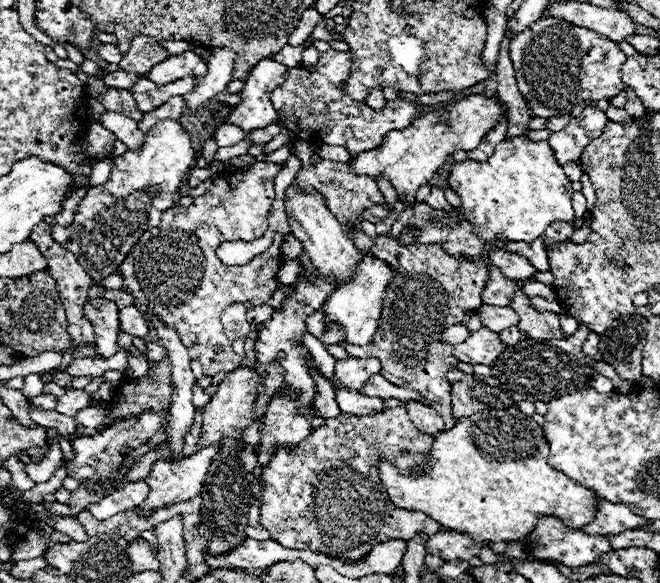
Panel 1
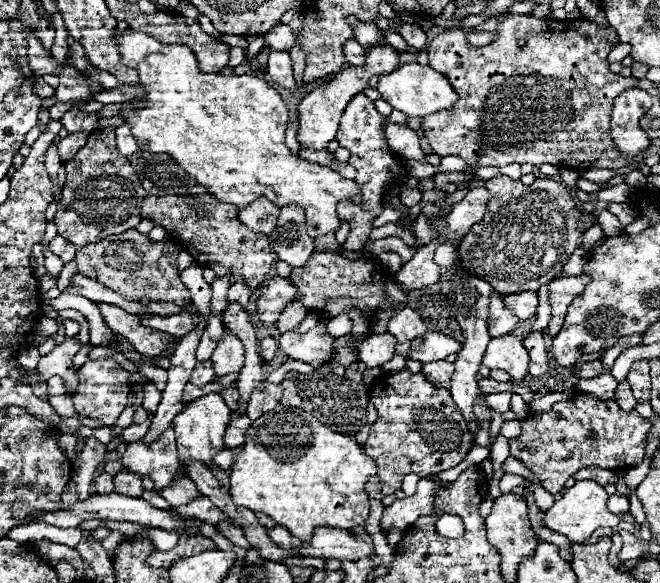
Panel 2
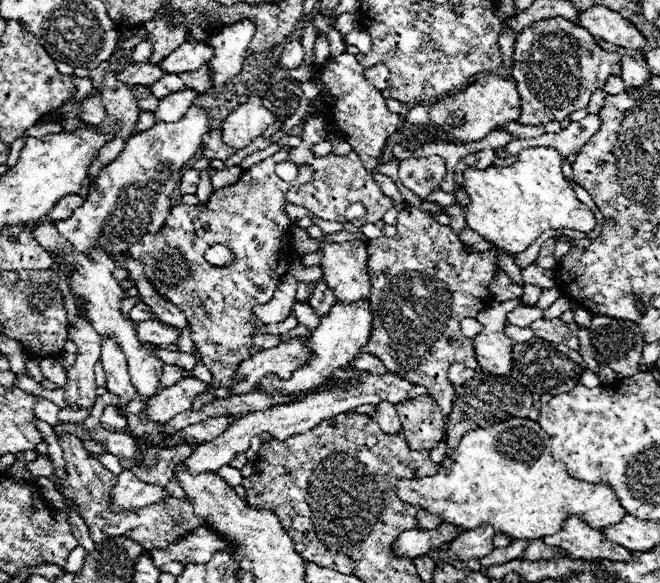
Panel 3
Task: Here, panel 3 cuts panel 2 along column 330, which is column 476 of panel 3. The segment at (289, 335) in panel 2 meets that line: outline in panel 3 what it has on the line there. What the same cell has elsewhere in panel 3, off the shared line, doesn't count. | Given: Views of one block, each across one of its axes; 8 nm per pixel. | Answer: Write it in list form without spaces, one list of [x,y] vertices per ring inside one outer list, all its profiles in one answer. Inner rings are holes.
[[[518,298],[506,302],[492,302],[476,316],[484,324],[482,334],[474,338],[476,360],[482,370],[488,370],[492,374],[510,374],[514,344],[510,344],[510,340],[506,340],[504,336],[504,318],[510,310],[518,306]]]

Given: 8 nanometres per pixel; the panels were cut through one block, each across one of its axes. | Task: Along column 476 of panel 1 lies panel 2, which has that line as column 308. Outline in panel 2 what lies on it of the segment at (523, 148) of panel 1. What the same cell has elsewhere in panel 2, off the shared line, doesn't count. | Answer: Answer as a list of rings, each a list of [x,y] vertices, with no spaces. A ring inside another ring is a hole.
[[[128,30],[126,34],[122,36],[114,36],[114,42],[118,44],[120,48],[120,54],[122,54],[122,60],[126,66],[134,68],[140,76],[140,84],[146,88],[146,98],[142,102],[146,102],[146,108],[142,110],[124,110],[122,116],[126,118],[126,122],[130,124],[132,128],[132,134],[136,136],[138,144],[140,144],[140,150],[144,152],[152,152],[152,154],[170,154],[192,178],[196,178],[208,192],[212,192],[218,200],[222,202],[228,202],[228,204],[234,204],[238,208],[244,208],[244,204],[252,204],[252,200],[256,200],[258,196],[264,196],[268,200],[272,200],[278,208],[284,208],[288,204],[296,204],[300,208],[304,208],[304,216],[306,216],[306,222],[310,226],[310,236],[312,238],[320,238],[320,236],[326,236],[326,234],[334,234],[338,228],[340,228],[340,216],[336,212],[336,206],[340,200],[352,200],[352,202],[360,202],[360,188],[354,184],[354,180],[346,180],[342,178],[338,172],[330,170],[328,166],[320,166],[320,164],[312,164],[308,160],[300,160],[300,156],[292,154],[290,148],[284,144],[284,130],[286,130],[286,122],[288,122],[288,112],[286,112],[286,106],[280,98],[280,94],[268,86],[268,82],[264,82],[262,78],[256,78],[256,76],[222,76],[222,74],[204,74],[198,70],[196,66],[196,56],[190,52],[188,46],[184,44],[160,44],[158,40],[146,36],[144,32],[134,32],[134,30]]]

